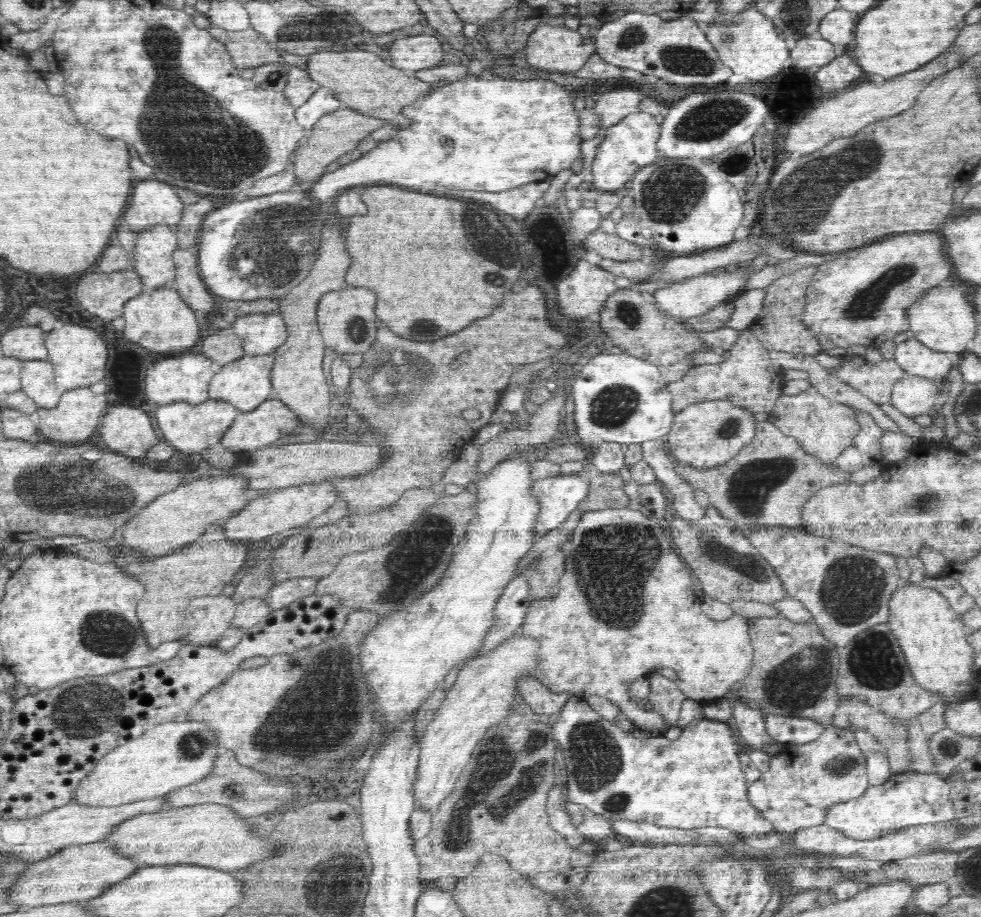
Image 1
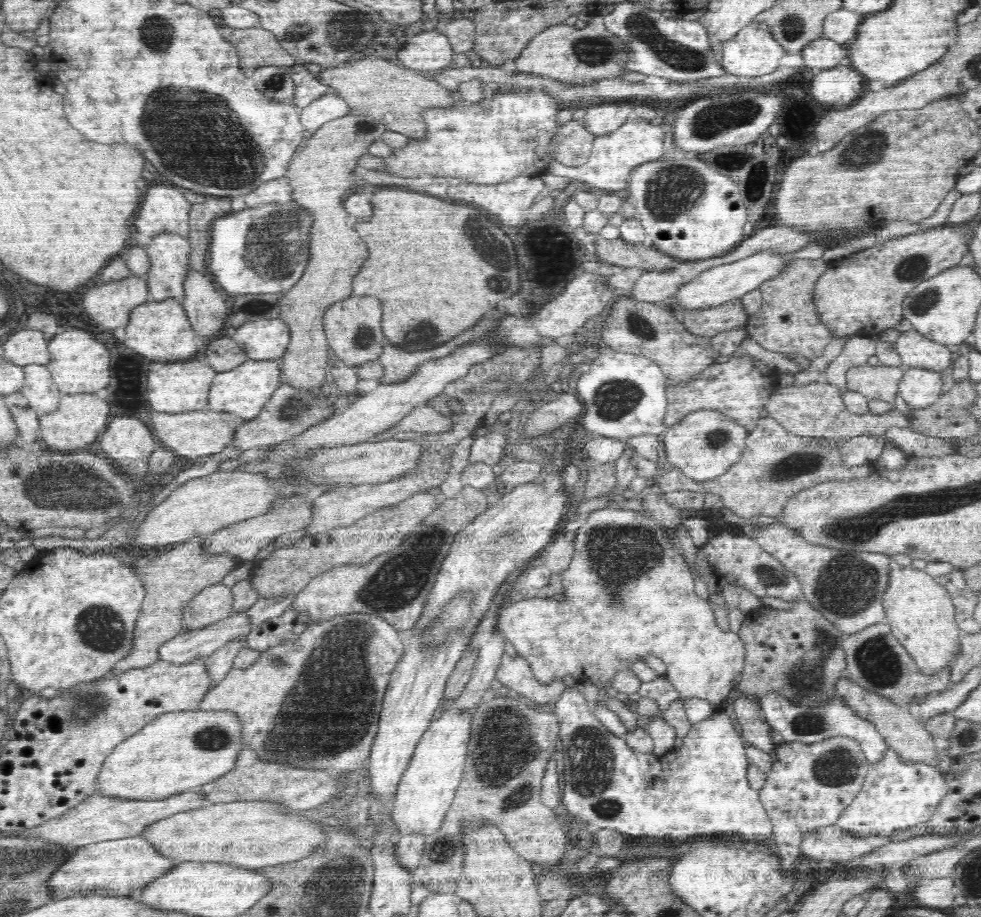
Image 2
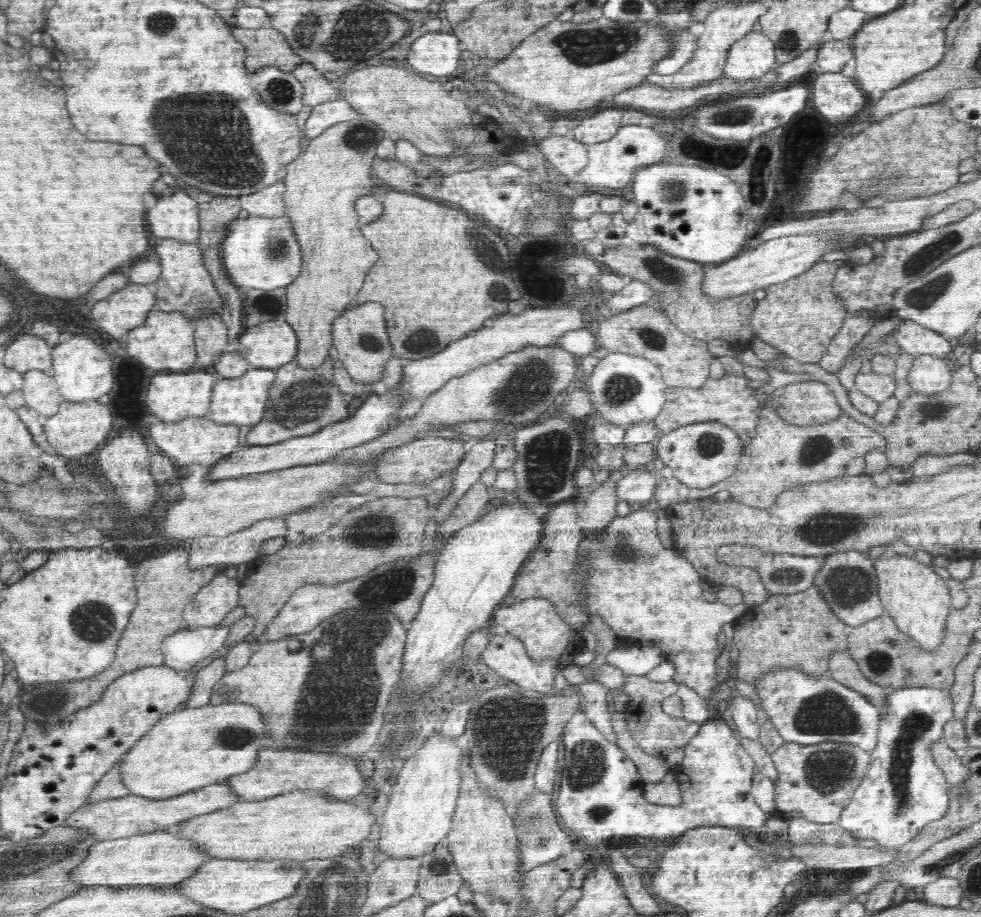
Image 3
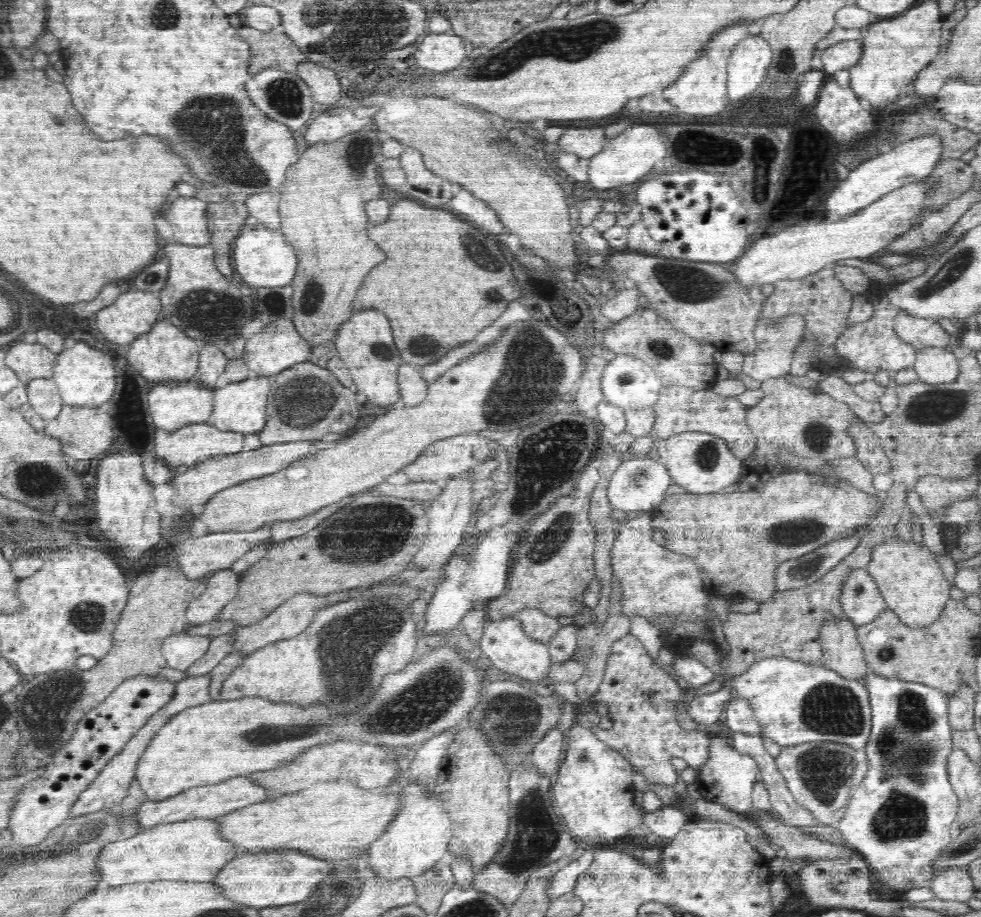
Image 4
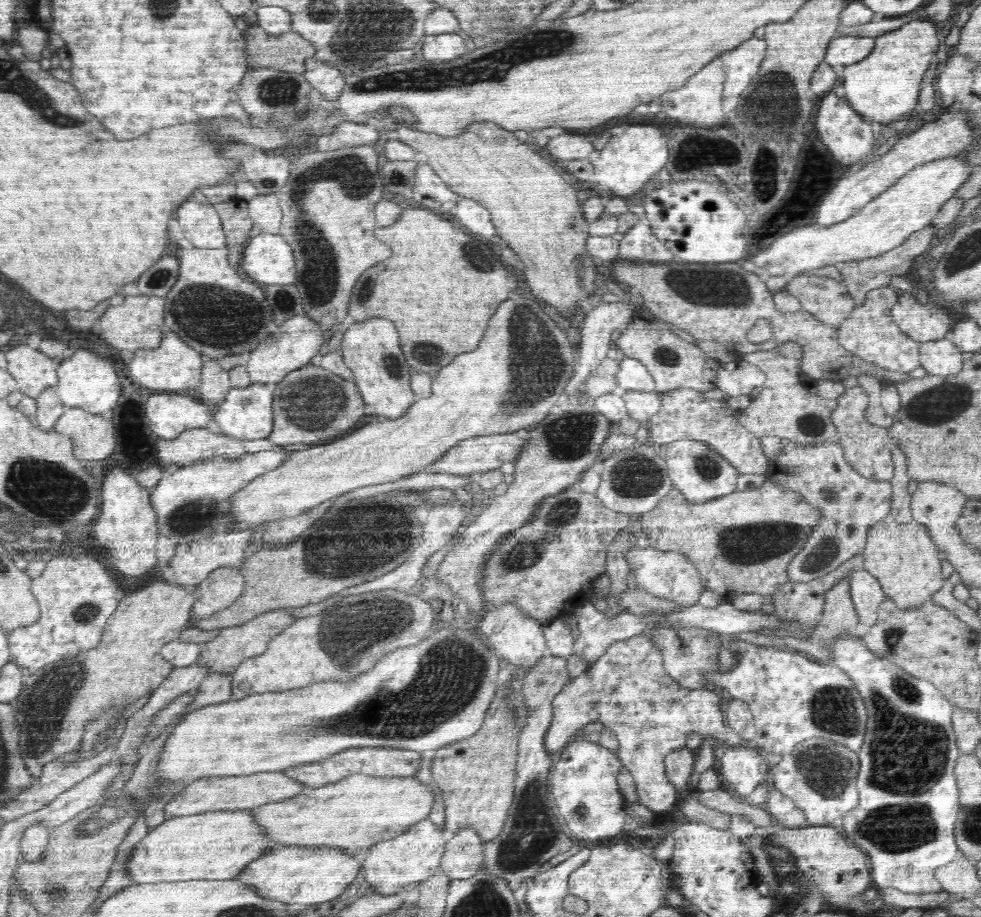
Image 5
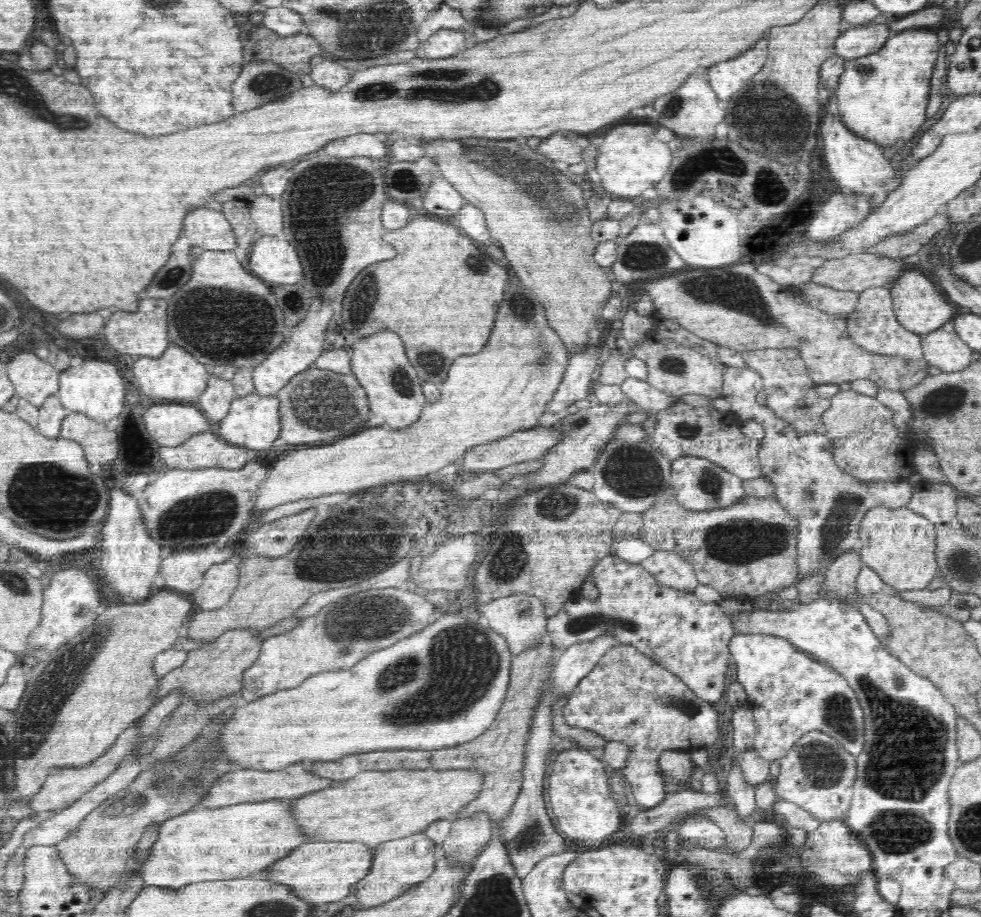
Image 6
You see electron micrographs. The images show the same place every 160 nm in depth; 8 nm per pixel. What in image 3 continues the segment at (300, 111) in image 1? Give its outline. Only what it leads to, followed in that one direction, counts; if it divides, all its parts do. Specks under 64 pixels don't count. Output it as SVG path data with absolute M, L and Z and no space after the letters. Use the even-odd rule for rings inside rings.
M343 98L314 106L309 118L305 122L305 141L308 138L313 139L320 136L322 131L326 130L326 127L342 121L354 120L354 118L360 115L361 113L354 110Z

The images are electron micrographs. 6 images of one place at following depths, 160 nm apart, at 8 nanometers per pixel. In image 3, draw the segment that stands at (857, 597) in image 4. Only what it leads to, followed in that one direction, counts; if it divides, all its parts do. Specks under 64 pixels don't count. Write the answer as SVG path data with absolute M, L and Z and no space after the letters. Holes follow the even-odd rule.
M857 551L838 552L826 555L824 564L814 577L813 586L820 591L830 610L848 626L857 627L886 613L879 598L879 578L876 574L876 560Z

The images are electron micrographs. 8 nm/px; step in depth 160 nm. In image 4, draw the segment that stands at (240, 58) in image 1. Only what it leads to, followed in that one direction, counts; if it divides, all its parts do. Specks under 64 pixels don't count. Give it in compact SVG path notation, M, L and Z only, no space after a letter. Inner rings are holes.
M248 25L240 27L240 36L250 44L250 72L257 74L264 68L277 67L283 72L297 72L301 63L306 62L306 55L302 53L294 42L281 30L259 31Z

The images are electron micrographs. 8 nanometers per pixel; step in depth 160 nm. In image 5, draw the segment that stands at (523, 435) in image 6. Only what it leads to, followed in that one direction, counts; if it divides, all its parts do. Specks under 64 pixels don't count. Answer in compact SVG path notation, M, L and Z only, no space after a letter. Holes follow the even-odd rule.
M504 433L488 436L475 436L465 441L460 441L456 446L450 448L445 455L442 455L432 464L425 466L427 473L448 473L455 475L477 476L490 469L502 469L506 462L514 463L520 451L523 451L527 440L516 437L514 433Z

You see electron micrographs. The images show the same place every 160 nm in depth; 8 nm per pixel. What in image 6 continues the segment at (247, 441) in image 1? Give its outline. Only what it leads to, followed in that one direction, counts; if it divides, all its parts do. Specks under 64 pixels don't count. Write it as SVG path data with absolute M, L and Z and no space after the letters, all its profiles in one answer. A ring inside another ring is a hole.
M314 366L293 376L278 392L282 444L328 444L342 434L366 428L362 420L370 418L367 394L353 375L319 369Z

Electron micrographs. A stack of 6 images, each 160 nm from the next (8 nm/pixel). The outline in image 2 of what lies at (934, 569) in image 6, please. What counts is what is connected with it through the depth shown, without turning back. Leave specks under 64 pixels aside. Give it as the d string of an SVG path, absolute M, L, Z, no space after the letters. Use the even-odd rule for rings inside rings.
M906 561L897 567L892 566L888 579L889 588L886 590L883 605L885 622L891 626L893 635L908 651L922 673L932 676L932 674L946 669L959 656L959 636L962 634L956 623L954 603L950 594L944 589L944 586L936 583L934 576L930 576L924 569L911 568Z

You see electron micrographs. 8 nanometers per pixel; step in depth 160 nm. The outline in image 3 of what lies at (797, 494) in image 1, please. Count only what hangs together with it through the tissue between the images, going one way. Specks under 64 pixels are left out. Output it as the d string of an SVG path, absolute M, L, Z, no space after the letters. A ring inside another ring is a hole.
M770 402L770 404L764 404L759 410L756 436L747 445L743 446L741 459L737 464L734 474L708 488L690 488L682 484L674 476L660 478L655 486L655 498L659 506L658 508L666 509L672 504L684 502L688 499L709 498L720 490L728 490L730 492L730 499L733 498L733 500L740 504L764 510L764 508L770 508L776 502L776 498L784 490L790 490L792 486L824 482L830 478L834 478L834 476L846 476L844 466L852 458L865 457L870 452L886 452L886 439L882 438L882 435L870 427L852 420L845 413L838 420L832 420L832 422L826 422L826 424L818 424L818 426L794 426L793 424L786 423L777 415L777 412L775 412L776 407L777 404L775 402Z

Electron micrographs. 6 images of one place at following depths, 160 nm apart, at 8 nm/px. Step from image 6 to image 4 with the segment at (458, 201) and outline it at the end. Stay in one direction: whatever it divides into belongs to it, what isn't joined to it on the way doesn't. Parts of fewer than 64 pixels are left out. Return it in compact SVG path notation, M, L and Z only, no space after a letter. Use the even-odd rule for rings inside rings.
M405 147L399 156L404 173L407 175L406 196L426 206L446 204L456 191L450 180L438 178L426 166L419 150Z

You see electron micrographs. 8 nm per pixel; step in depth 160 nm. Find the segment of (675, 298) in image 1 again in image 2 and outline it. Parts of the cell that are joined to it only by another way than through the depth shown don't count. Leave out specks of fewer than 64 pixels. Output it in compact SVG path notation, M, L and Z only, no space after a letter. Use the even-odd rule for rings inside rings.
M756 252L746 258L709 268L701 272L690 282L683 284L676 292L677 306L683 310L713 310L719 309L721 304L741 298L747 292L760 288L765 280L780 274L780 271L794 258L794 255L774 254L773 252Z

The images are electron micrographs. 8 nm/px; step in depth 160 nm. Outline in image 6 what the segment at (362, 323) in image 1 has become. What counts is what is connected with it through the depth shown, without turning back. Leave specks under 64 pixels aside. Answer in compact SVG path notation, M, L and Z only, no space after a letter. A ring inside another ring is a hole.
M384 330L372 336L354 340L351 353L351 369L358 379L369 400L369 410L384 418L390 428L406 428L418 420L422 408L426 406L424 394L420 390L420 380L416 378L414 368L410 366L398 334Z

